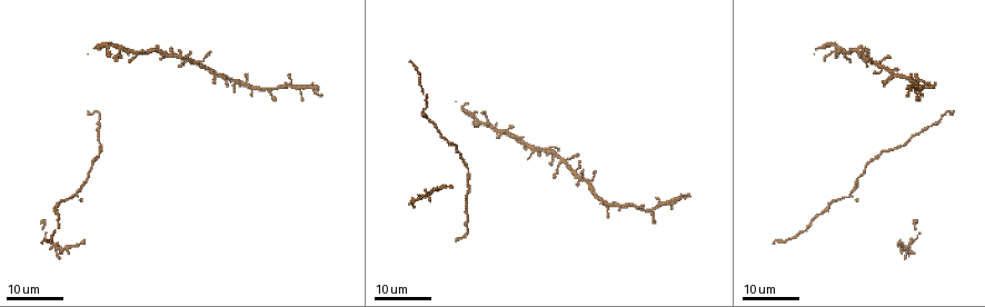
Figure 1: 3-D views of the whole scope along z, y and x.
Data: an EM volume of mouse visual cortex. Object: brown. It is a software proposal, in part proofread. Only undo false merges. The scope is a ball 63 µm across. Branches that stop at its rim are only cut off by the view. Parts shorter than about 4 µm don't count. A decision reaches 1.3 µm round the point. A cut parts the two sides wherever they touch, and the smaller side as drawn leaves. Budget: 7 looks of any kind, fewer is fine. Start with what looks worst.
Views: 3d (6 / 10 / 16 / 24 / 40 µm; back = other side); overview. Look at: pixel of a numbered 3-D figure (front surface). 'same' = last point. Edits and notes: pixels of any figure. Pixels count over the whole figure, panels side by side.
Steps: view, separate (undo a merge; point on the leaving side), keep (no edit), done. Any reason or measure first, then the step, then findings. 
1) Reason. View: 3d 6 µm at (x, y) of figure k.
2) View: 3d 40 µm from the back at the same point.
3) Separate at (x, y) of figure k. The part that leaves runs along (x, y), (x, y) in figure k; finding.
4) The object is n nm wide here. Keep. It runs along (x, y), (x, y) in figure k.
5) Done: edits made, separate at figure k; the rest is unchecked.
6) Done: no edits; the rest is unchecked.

Two arms in line, one across. View: 3d 16 µm at (851, 195) of figure 1.

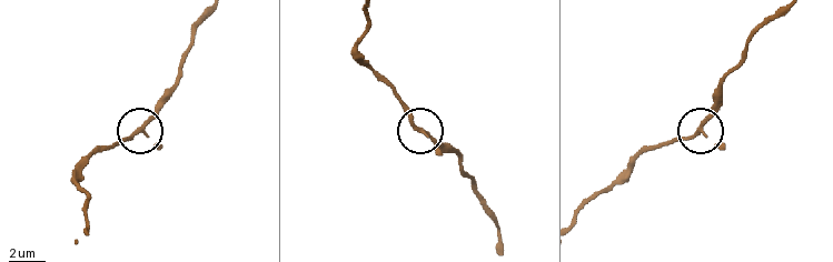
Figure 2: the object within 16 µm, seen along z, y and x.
View: 3d 10 µm at (702, 130) of figure 2.

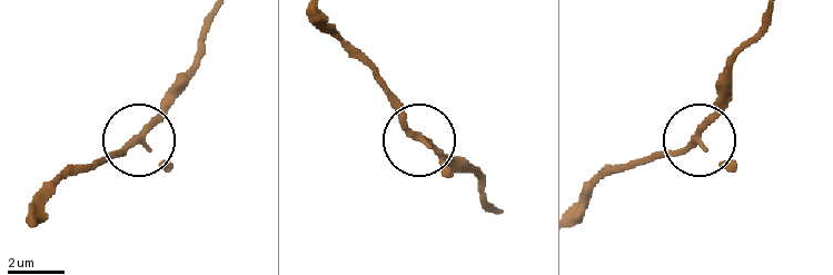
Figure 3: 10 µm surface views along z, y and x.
The object is 160 nm wide here. Keep. One neuron here.

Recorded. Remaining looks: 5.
Four or more arms meet. View: 3d 24 µm at (504, 130) of figure 1.

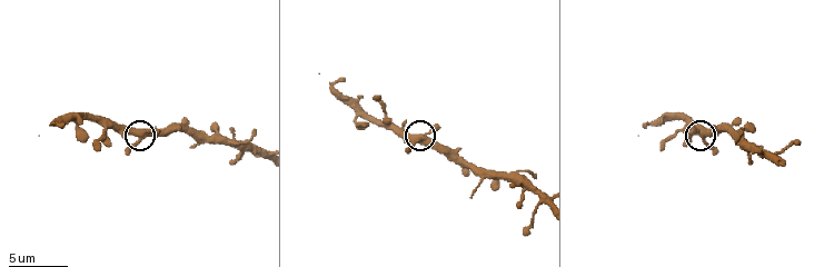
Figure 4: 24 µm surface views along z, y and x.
View: 3d 6 µm at (140, 132) of figure 4.

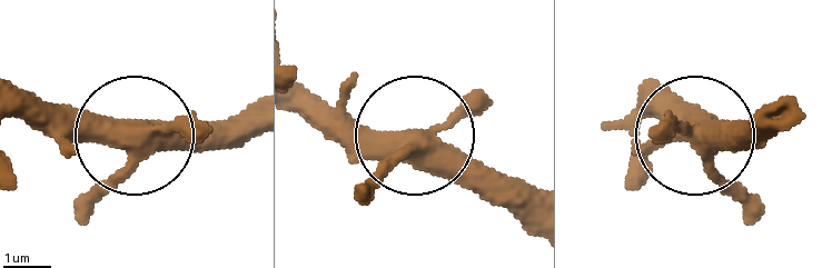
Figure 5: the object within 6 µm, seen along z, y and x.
4 arms meet here. Keep. It runs along (364, 201), (407, 154), (407, 134), (339, 129), (308, 109) in figure 5; continuous, no second neuron.

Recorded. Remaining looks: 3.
View: 3d 16 µm at (469, 170) of figure 1.

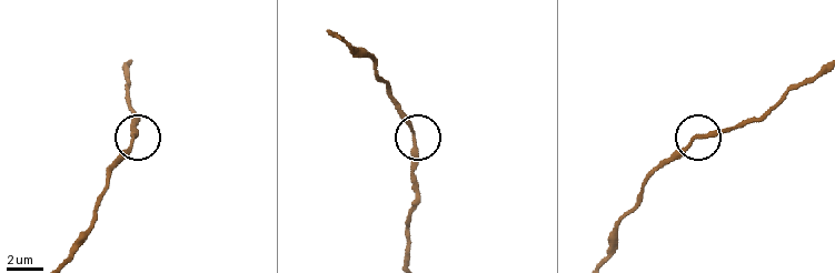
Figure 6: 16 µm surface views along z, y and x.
View: 3d 6 µm at (415, 139) of figure 6.

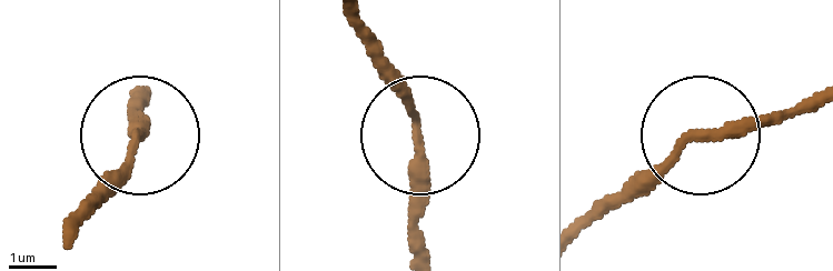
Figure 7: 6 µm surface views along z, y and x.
Keep. All the same neuron.

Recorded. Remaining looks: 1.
Done: no edits; the rest is unchecked.

